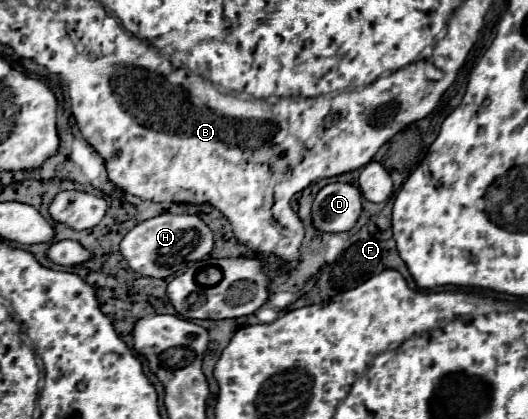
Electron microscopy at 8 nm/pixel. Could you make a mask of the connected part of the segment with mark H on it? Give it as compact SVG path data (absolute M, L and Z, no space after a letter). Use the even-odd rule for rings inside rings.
M162 213L158 217L138 223L120 243L120 253L126 257L128 265L148 277L168 277L186 271L190 261L200 261L212 251L212 229L198 215L174 215Z

